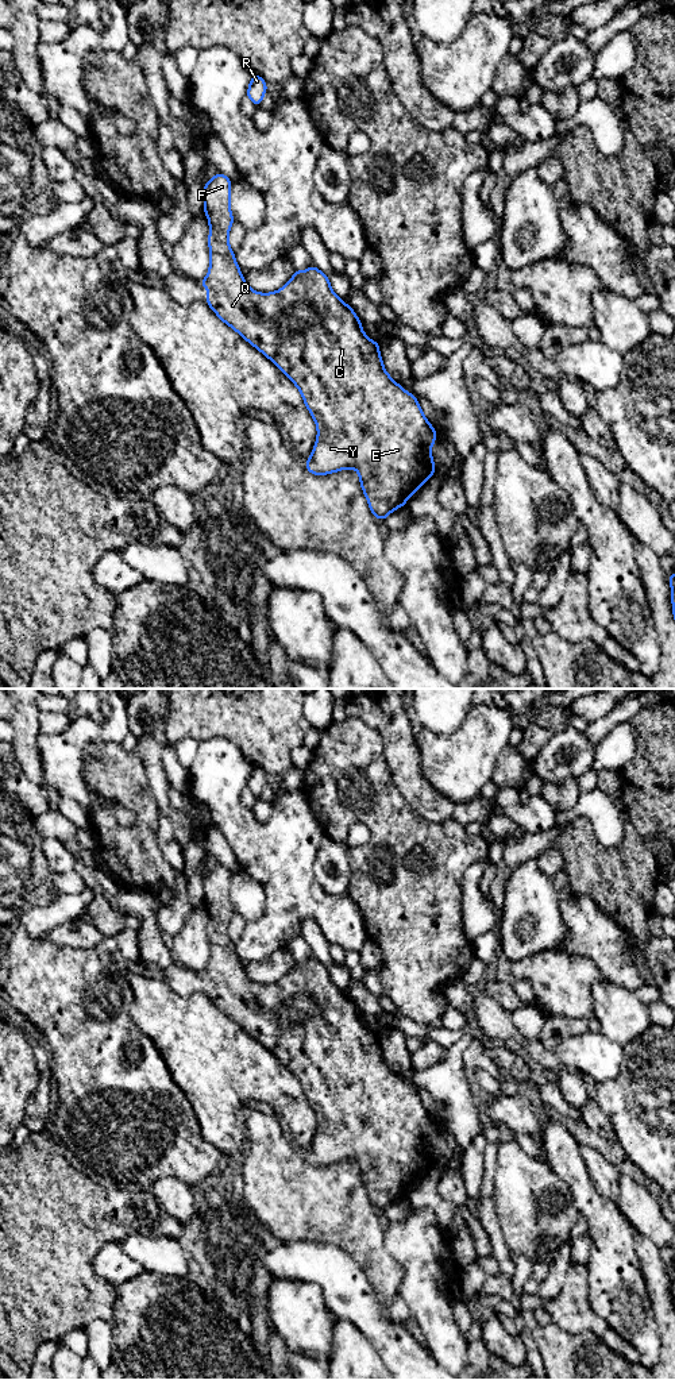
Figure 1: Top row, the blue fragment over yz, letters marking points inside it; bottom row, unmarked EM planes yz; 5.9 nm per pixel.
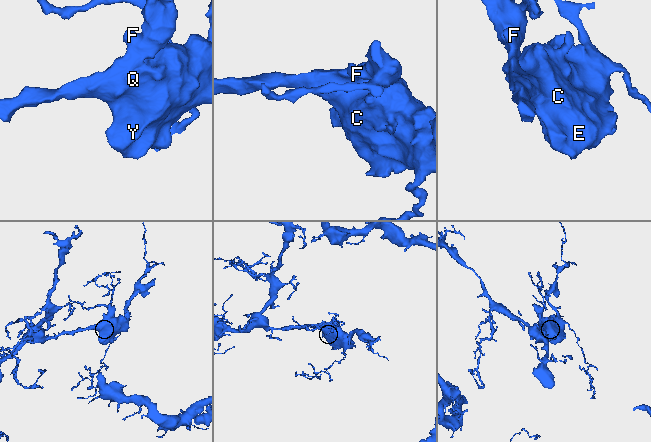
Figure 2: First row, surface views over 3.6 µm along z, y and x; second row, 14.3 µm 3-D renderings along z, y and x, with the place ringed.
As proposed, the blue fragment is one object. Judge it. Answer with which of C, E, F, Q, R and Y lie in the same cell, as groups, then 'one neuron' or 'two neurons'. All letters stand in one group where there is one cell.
C E F Q R Y; one neuron

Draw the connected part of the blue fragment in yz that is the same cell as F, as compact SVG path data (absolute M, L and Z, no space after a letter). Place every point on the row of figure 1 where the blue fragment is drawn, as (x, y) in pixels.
M219 171L204 185L204 212L211 228L209 271L200 281L209 293L205 302L221 321L267 356L300 390L317 427L316 443L305 469L315 475L355 469L371 513L377 520L385 520L393 510L404 506L435 474L431 448L437 431L424 416L416 396L408 393L387 374L379 354L379 343L366 336L354 309L333 293L328 275L315 265L304 271L294 269L292 280L277 292L258 293L246 284L228 240L228 232L235 221L230 208L231 184L232 181Z

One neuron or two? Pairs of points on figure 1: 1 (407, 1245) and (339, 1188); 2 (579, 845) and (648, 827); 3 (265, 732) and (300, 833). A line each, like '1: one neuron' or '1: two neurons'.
1: two neurons
2: two neurons
3: two neurons

